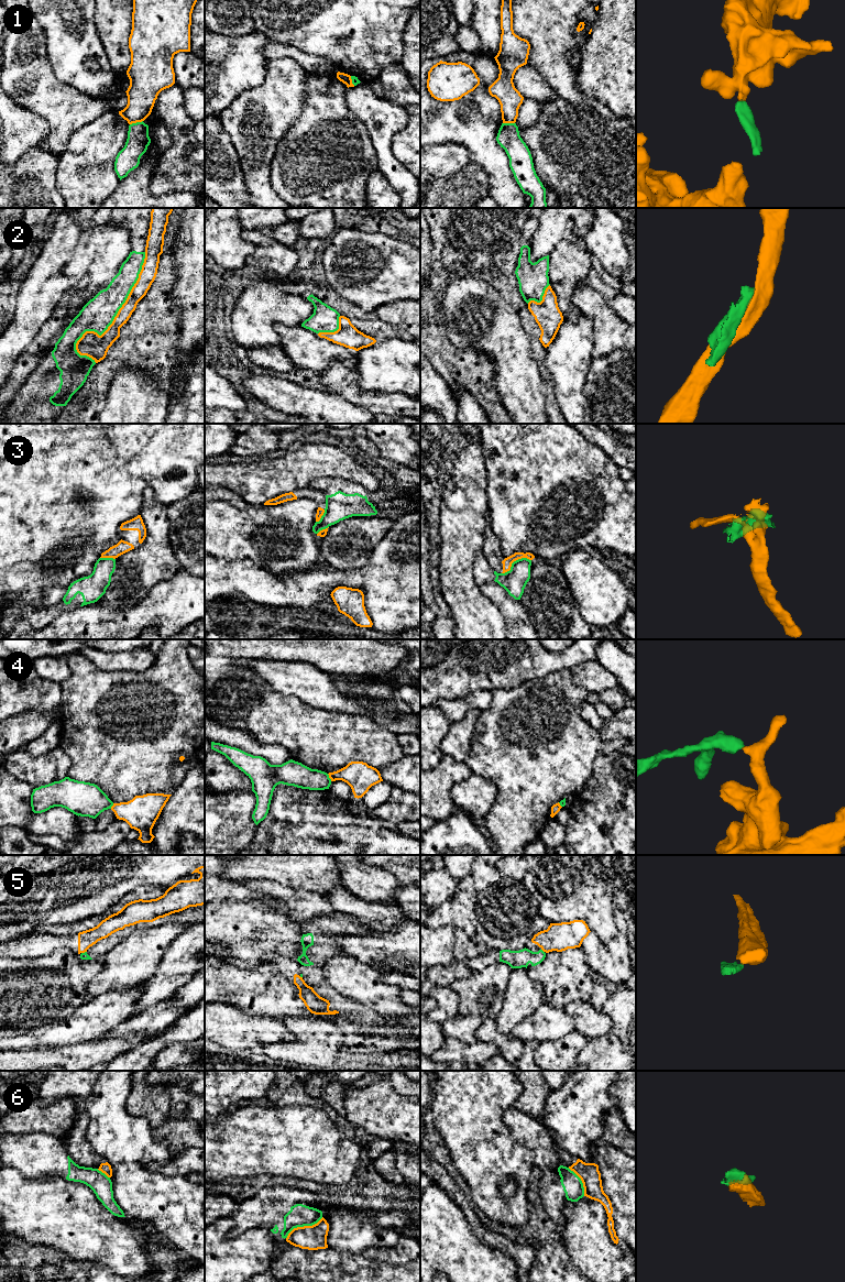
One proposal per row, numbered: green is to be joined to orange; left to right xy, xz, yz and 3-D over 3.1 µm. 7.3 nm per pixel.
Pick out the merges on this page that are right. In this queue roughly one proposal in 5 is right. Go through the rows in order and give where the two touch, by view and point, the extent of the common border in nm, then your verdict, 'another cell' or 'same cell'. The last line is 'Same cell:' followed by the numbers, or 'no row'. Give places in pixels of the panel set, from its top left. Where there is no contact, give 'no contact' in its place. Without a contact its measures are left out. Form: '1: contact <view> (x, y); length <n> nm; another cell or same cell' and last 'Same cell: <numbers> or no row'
1: contact xy (135, 122); length 100 nm; another cell
2: contact xy (118, 313); length 900 nm; another cell
3: contact yz (514, 560); length 240 nm; another cell
4: contact xz (329, 777); length 70 nm; another cell
5: contact yz (542, 950); length 40 nm; another cell
6: contact xz (304, 1226); length 320 nm; another cell
Same cell: no row

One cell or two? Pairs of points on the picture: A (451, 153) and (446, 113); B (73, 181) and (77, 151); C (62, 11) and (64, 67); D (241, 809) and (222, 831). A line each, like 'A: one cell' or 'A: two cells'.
A: two cells
B: one cell
C: one cell
D: one cell

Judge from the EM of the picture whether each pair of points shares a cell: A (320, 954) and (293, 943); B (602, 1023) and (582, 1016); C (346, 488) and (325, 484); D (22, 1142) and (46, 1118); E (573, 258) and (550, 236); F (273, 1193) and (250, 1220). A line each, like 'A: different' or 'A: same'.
A: different
B: same
C: same
D: different
E: different
F: same

